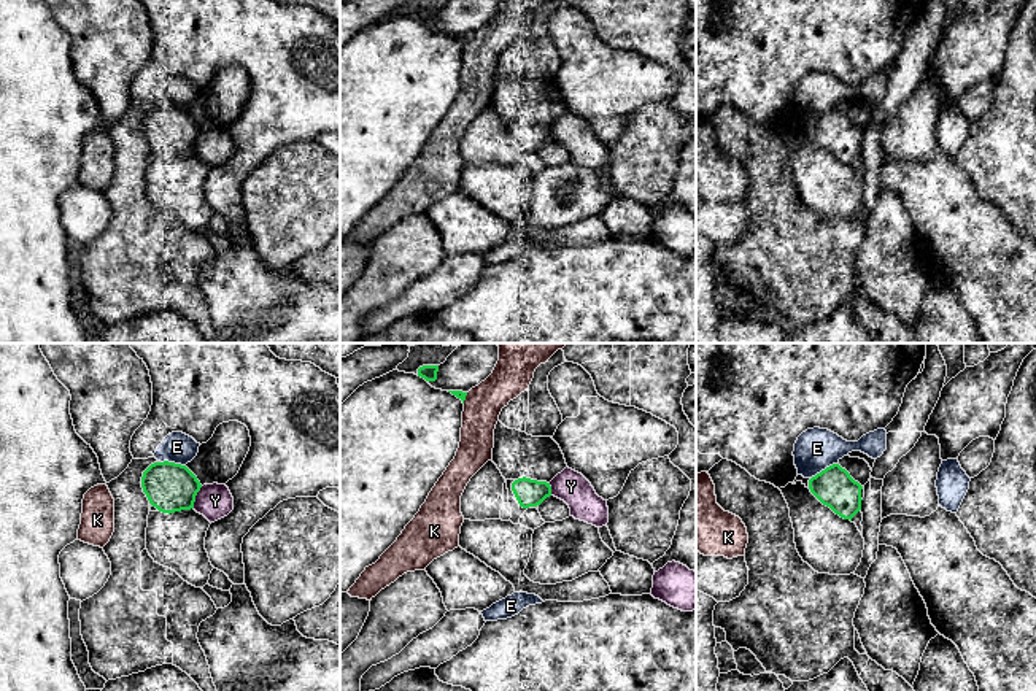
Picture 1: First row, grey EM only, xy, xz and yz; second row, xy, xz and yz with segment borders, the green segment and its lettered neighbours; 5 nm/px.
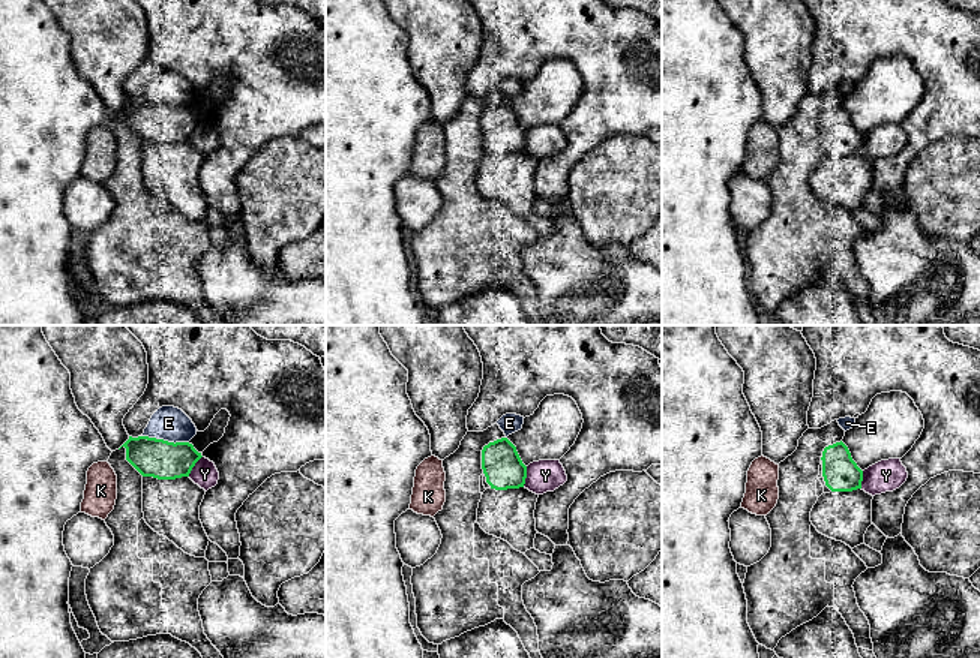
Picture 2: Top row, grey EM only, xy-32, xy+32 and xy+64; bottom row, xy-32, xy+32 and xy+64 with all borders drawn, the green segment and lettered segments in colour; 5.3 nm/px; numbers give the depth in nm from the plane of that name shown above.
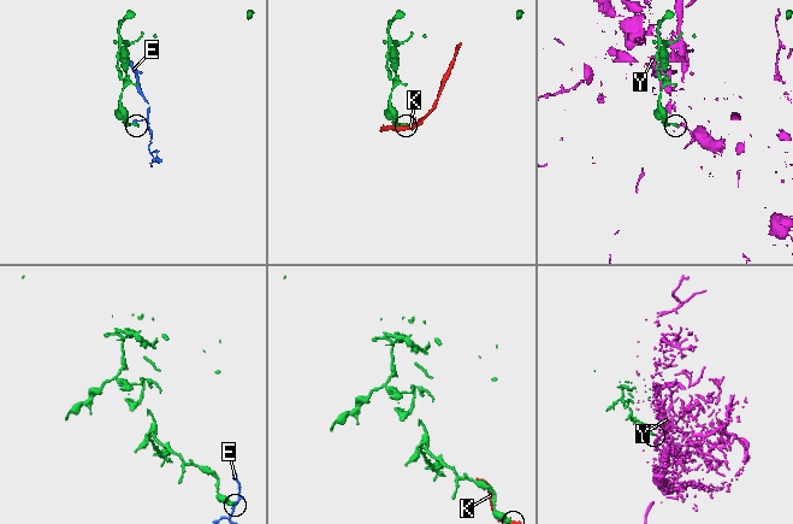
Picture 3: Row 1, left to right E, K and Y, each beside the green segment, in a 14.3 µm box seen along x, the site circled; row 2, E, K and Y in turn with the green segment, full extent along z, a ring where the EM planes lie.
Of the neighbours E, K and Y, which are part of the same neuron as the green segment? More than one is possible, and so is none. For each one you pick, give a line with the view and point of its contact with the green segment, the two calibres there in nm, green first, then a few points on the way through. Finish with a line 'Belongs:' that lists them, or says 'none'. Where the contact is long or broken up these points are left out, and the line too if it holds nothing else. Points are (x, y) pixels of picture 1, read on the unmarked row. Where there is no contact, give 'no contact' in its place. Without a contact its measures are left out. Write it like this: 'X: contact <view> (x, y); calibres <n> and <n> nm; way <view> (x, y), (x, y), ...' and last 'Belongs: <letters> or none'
Belongs: none

